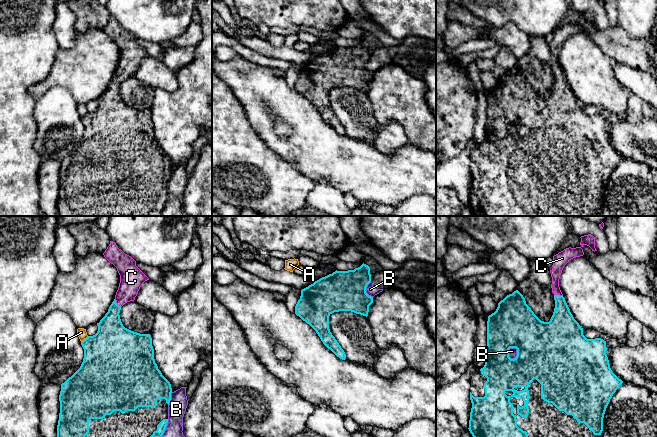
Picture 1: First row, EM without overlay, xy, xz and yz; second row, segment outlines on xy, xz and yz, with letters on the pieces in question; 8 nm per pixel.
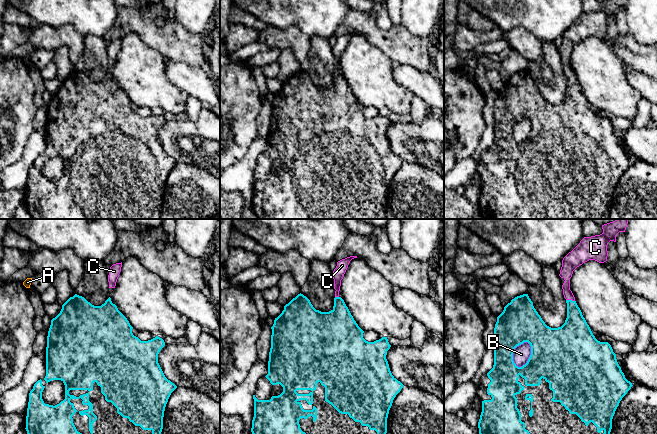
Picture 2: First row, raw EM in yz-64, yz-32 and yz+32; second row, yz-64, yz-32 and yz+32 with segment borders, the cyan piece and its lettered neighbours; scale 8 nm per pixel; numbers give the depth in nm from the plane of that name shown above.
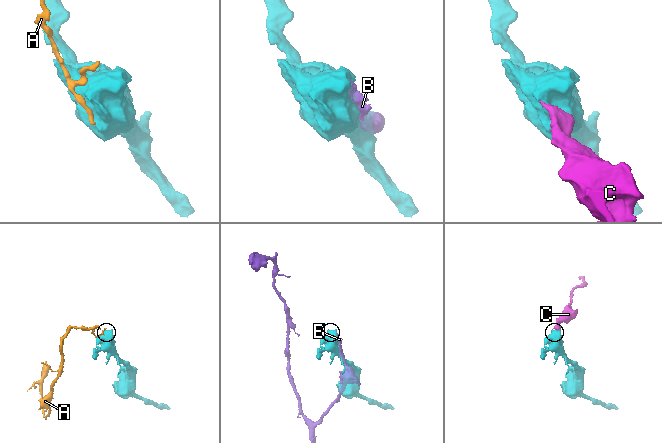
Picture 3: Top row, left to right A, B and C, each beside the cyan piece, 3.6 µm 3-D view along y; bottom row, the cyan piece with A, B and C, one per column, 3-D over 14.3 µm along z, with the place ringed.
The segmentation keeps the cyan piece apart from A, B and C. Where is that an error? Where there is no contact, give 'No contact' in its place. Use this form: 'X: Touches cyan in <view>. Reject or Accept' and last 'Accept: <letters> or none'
A: Touches cyan in xy. Reject
B: Touches cyan in yz. Reject
C: Touches cyan in xy. Accept
Accept: C

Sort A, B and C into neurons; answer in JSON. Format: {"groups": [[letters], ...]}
{"groups": [["A"], ["B"], ["C"]]}

